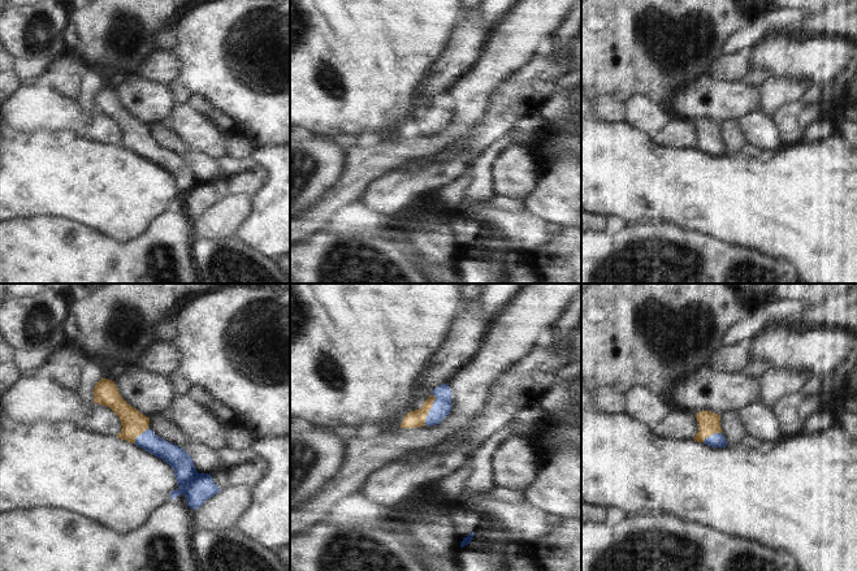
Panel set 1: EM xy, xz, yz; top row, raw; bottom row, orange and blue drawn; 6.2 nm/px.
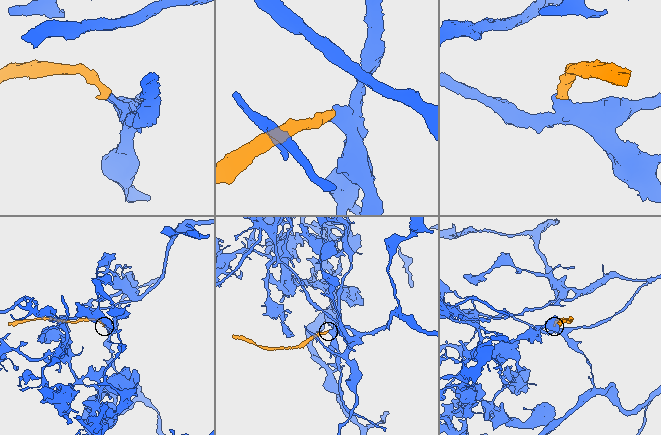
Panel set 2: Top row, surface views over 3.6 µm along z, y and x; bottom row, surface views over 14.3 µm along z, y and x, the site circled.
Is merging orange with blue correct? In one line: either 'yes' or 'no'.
yes

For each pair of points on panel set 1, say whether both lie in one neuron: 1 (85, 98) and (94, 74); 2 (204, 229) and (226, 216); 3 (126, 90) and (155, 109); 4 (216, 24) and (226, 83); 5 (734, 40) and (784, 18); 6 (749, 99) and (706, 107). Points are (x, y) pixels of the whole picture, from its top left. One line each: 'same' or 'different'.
1: same
2: same
3: same
4: same
5: same
6: same

